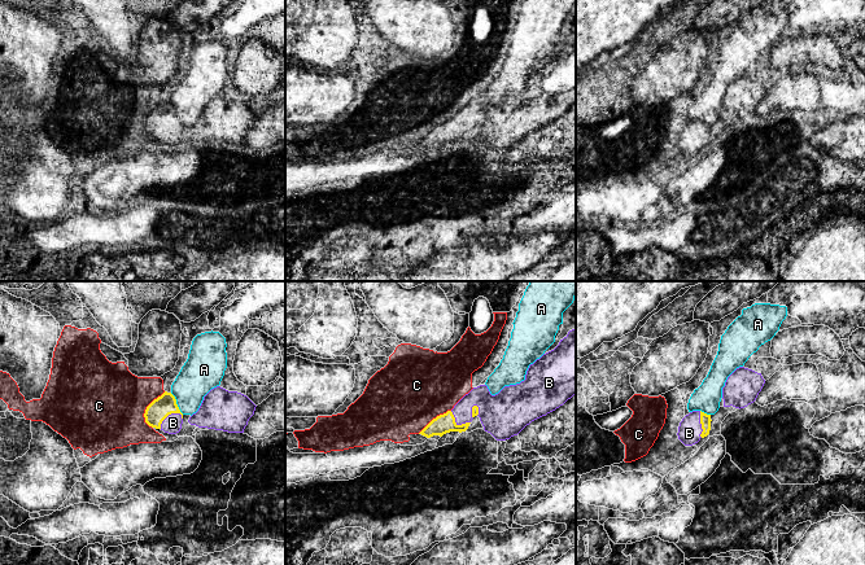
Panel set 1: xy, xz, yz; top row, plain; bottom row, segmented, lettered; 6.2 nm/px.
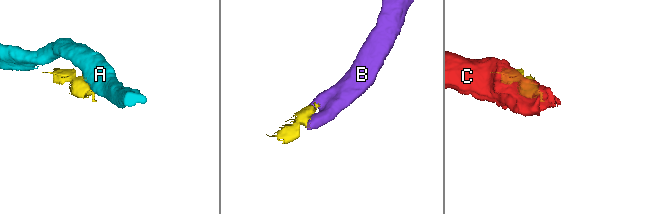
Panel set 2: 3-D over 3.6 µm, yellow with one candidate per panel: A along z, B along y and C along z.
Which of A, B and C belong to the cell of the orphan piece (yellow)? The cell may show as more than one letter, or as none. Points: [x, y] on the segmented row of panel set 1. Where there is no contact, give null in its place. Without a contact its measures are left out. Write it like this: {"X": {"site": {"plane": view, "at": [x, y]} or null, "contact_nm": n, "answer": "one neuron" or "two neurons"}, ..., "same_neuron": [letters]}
{"A": {"site": {"plane": "xy", "at": [175, 403]}, "contact_nm": 160, "answer": "two neurons"}, "B": {"site": {"plane": "xy", "at": [169, 414]}, "contact_nm": 170, "answer": "one neuron"}, "C": {"site": {"plane": "xy", "at": [147, 408]}, "contact_nm": 240, "answer": "two neurons"}, "same_neuron": ["B"]}

